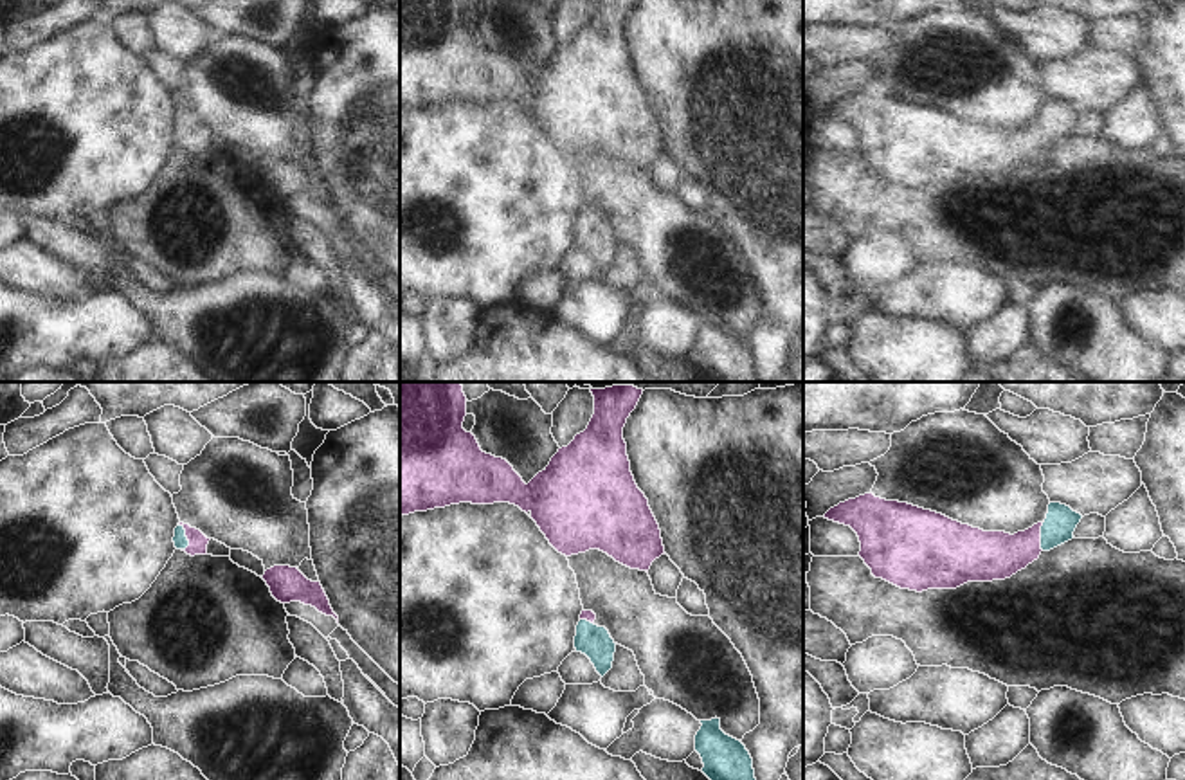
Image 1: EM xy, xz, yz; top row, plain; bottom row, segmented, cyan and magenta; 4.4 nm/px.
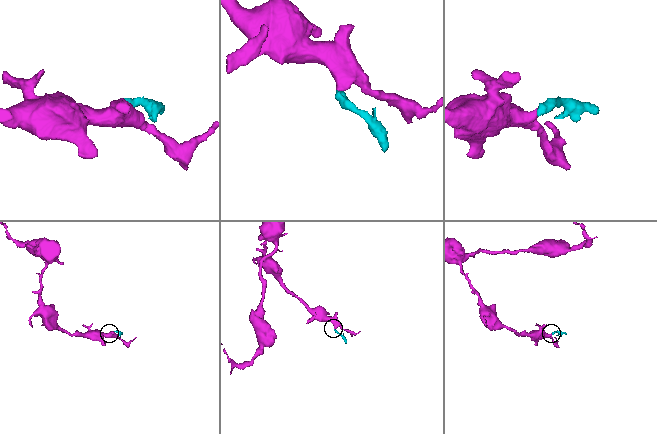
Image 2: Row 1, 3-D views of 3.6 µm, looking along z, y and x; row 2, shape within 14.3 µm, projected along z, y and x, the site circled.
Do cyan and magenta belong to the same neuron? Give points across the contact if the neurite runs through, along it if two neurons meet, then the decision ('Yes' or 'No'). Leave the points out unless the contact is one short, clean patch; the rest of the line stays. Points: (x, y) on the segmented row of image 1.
Path across: xy (180, 541), (186, 537), (199, 543). Yes

